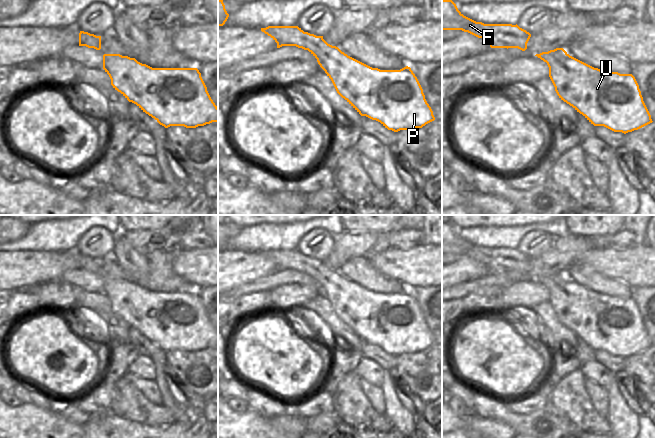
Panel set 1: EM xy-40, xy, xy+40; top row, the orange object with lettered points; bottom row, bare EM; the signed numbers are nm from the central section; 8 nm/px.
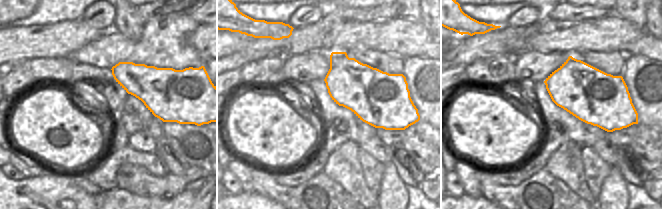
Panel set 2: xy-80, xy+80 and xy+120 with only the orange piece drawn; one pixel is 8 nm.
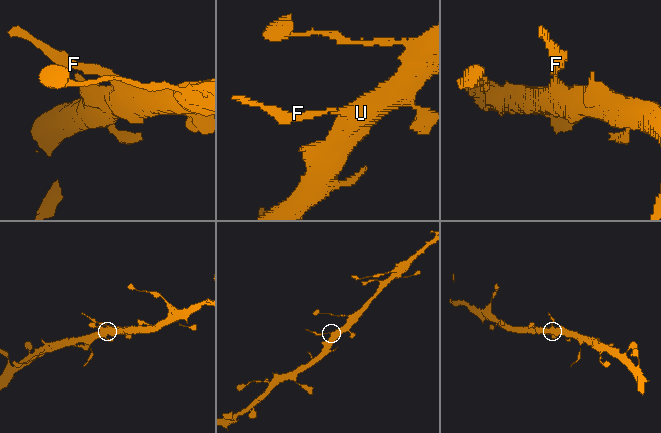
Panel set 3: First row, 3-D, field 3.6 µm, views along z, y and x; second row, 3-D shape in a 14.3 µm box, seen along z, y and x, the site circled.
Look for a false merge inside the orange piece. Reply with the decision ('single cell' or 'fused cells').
single cell

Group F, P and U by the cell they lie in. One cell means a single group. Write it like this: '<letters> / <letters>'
F P U

